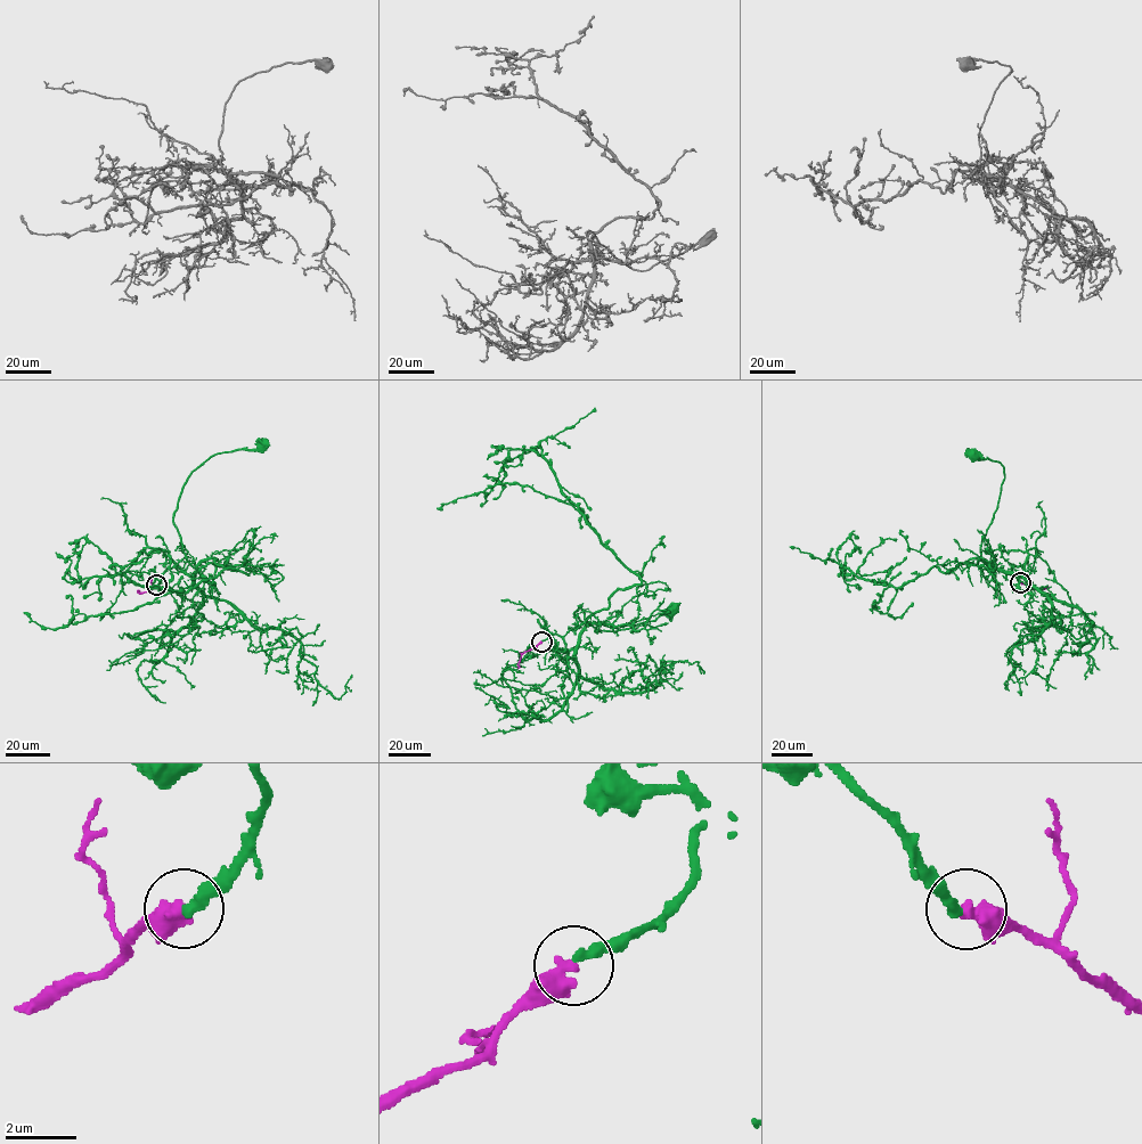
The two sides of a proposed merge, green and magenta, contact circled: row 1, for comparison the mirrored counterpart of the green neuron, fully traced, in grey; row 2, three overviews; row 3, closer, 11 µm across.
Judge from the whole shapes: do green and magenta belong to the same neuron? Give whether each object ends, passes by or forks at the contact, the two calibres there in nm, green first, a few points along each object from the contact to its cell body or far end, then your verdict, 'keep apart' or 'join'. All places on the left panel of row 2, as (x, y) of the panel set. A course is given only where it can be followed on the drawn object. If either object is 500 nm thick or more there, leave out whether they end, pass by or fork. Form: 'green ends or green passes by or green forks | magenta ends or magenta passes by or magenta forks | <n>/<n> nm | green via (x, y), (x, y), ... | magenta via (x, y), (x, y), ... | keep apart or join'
280/500 nm | green via (156, 586), (168, 569), (192, 575), (196, 569), (173, 520), (188, 475), (217, 454), (262, 446) | magenta via (156, 586), (140, 591) | join

